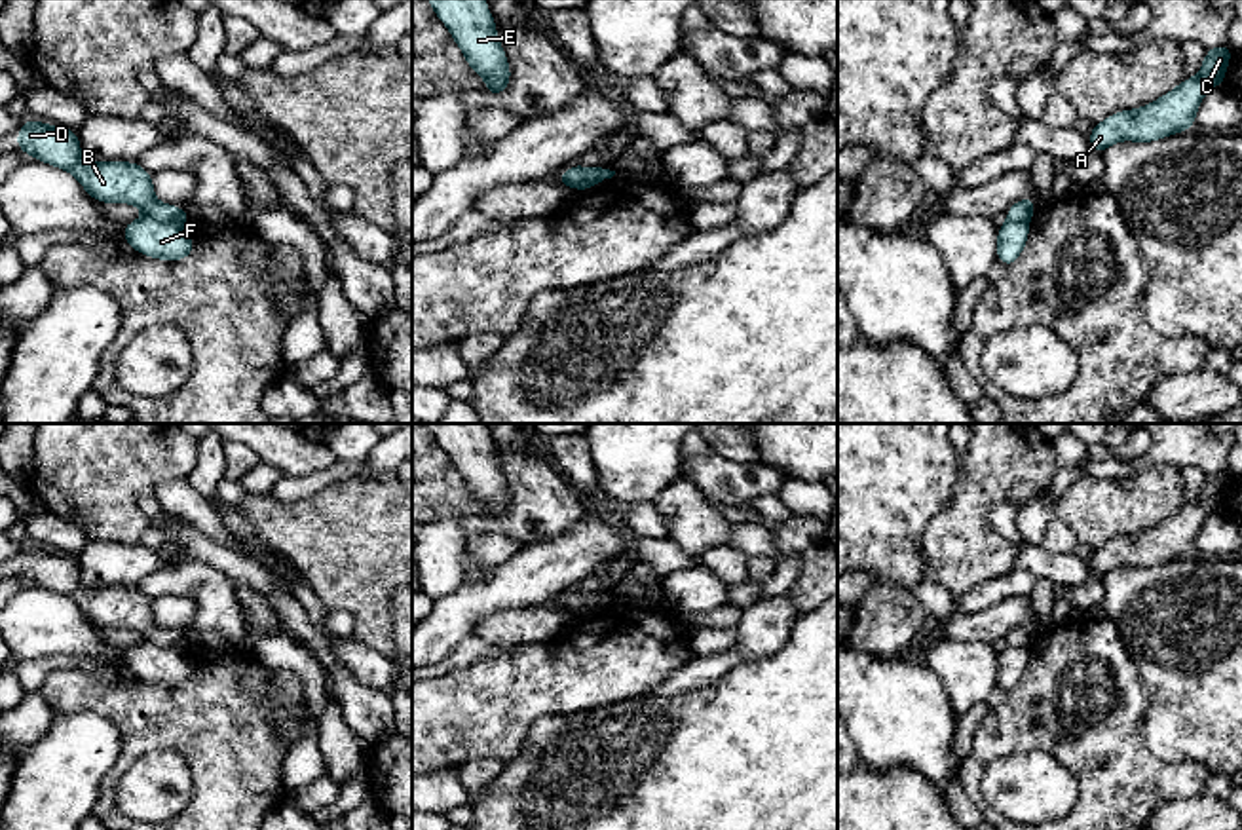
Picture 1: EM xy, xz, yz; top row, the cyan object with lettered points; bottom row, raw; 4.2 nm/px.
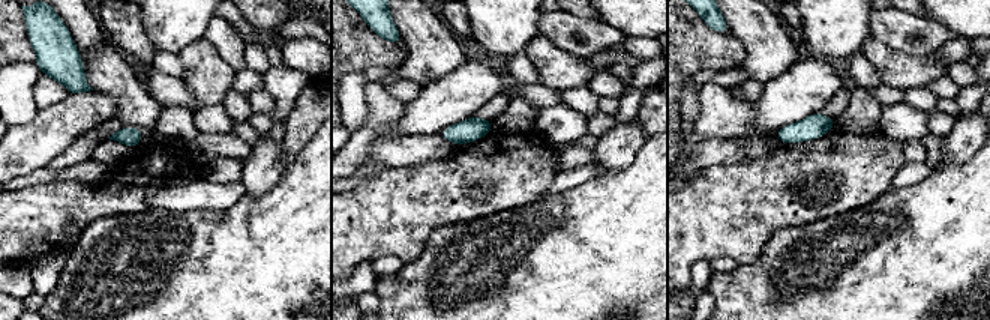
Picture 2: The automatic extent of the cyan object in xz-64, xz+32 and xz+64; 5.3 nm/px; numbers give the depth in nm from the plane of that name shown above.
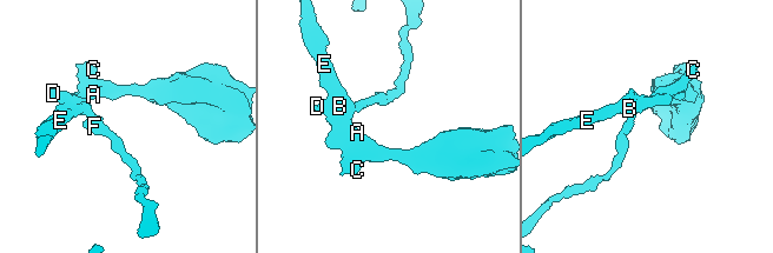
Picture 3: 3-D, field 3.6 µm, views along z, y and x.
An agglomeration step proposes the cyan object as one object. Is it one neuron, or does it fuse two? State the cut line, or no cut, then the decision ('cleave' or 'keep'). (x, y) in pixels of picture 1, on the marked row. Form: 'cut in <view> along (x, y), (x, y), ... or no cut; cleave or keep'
cut in xy along (147, 213), (183, 225); cleave

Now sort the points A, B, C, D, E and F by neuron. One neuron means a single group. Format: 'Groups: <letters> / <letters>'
Groups: A B C D E / F

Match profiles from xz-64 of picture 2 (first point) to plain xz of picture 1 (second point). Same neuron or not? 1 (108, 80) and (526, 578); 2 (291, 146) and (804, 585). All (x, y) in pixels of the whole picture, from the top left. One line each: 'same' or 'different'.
1: different
2: same

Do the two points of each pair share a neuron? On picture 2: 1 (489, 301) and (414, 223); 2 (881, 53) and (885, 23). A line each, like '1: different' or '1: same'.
1: different
2: different

